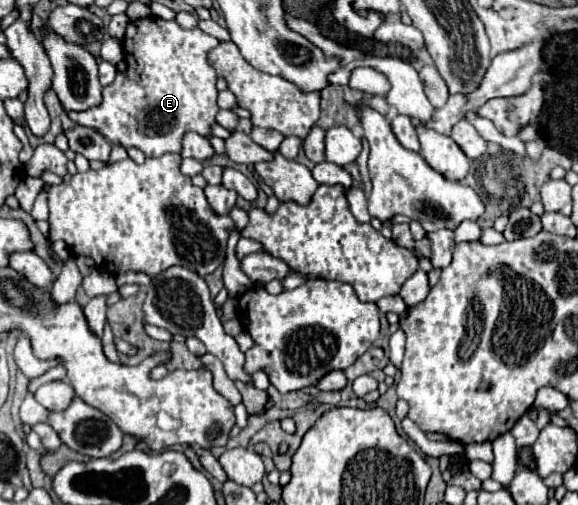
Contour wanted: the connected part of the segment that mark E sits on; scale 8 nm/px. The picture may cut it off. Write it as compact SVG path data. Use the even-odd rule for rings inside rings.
M145 17L131 21L127 25L127 33L123 37L123 51L127 69L119 71L115 81L103 88L103 101L97 109L87 109L83 113L69 113L69 117L85 127L99 131L109 143L121 145L125 149L137 147L145 153L145 157L161 157L165 153L181 153L183 135L187 131L195 131L203 137L211 137L211 127L217 123L215 115L217 107L217 73L209 61L211 49L215 49L221 41L207 35L199 27L183 29L175 19L165 21L159 17Z

